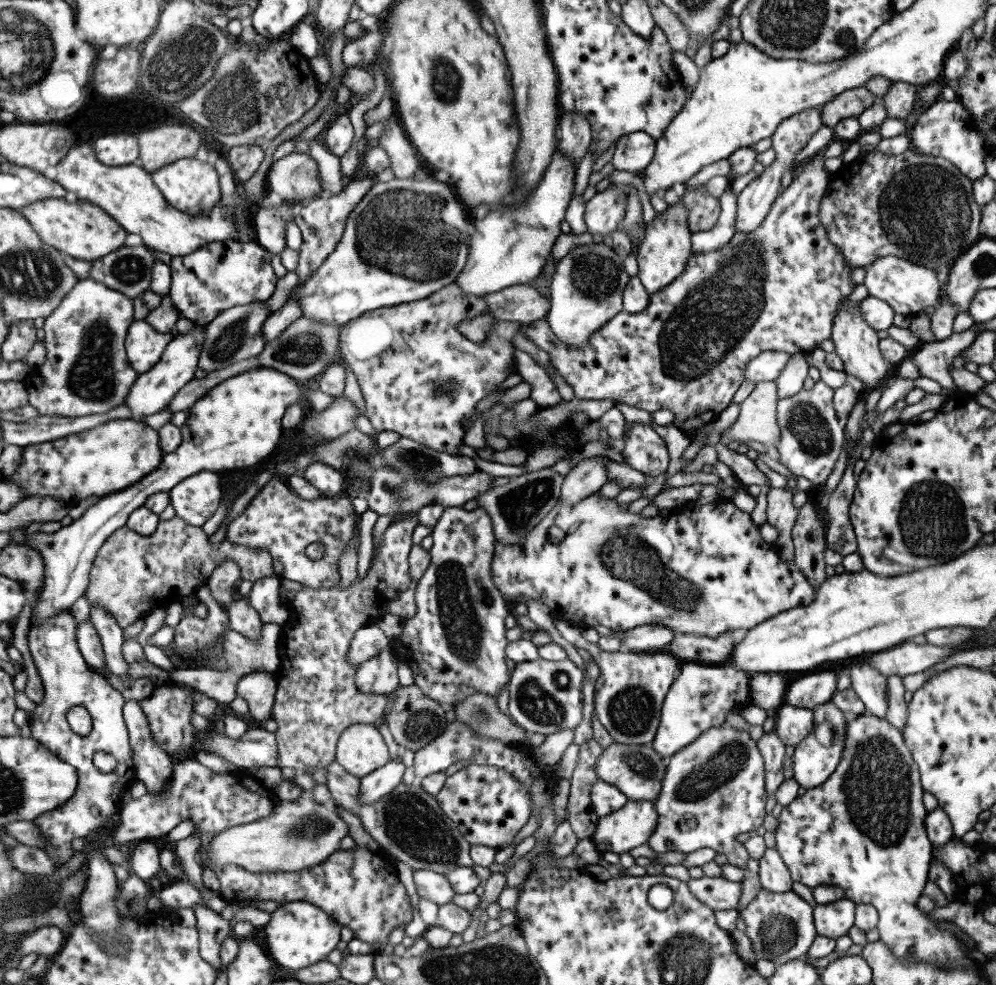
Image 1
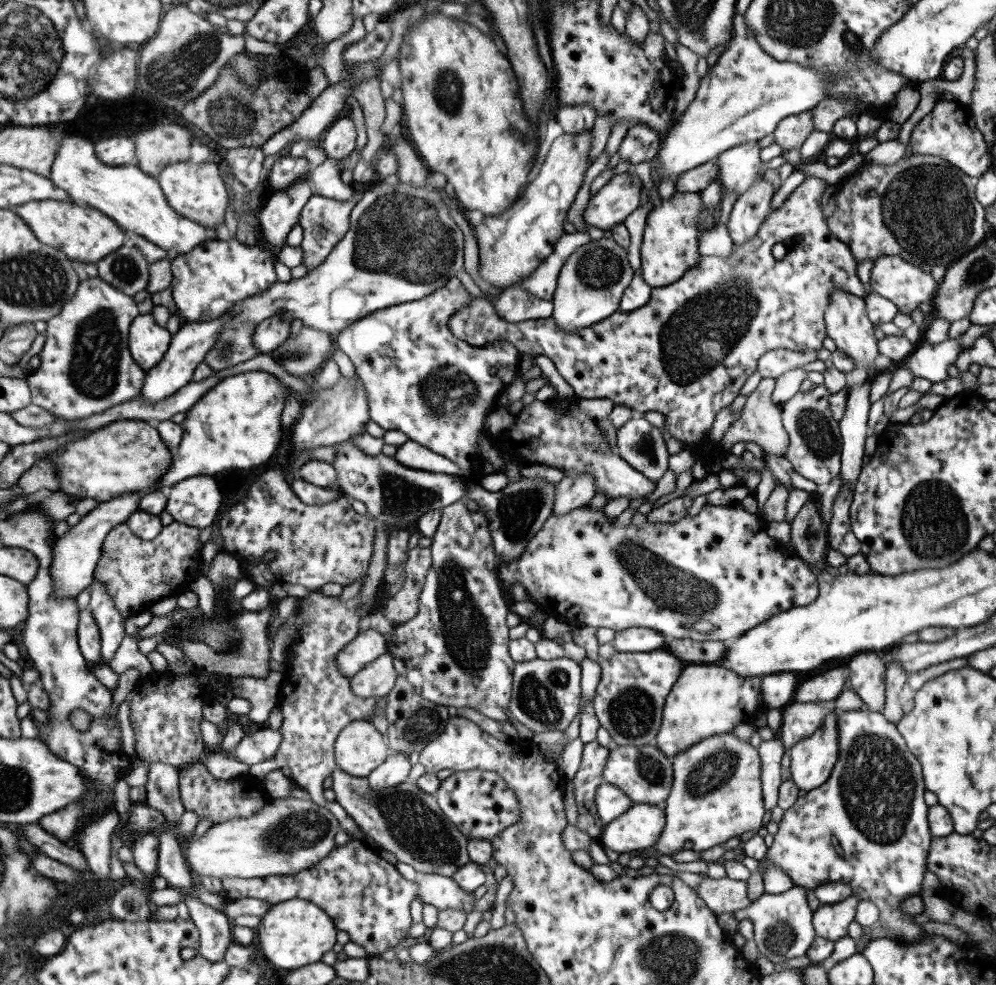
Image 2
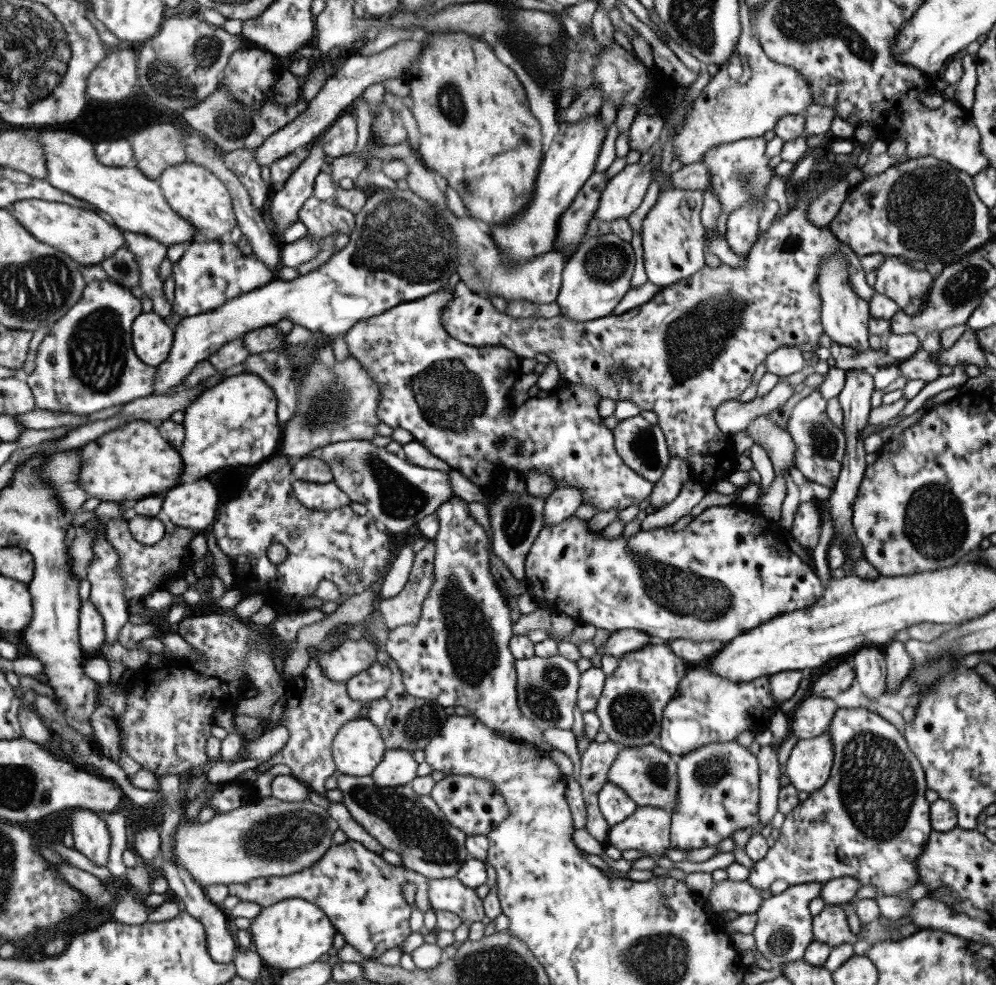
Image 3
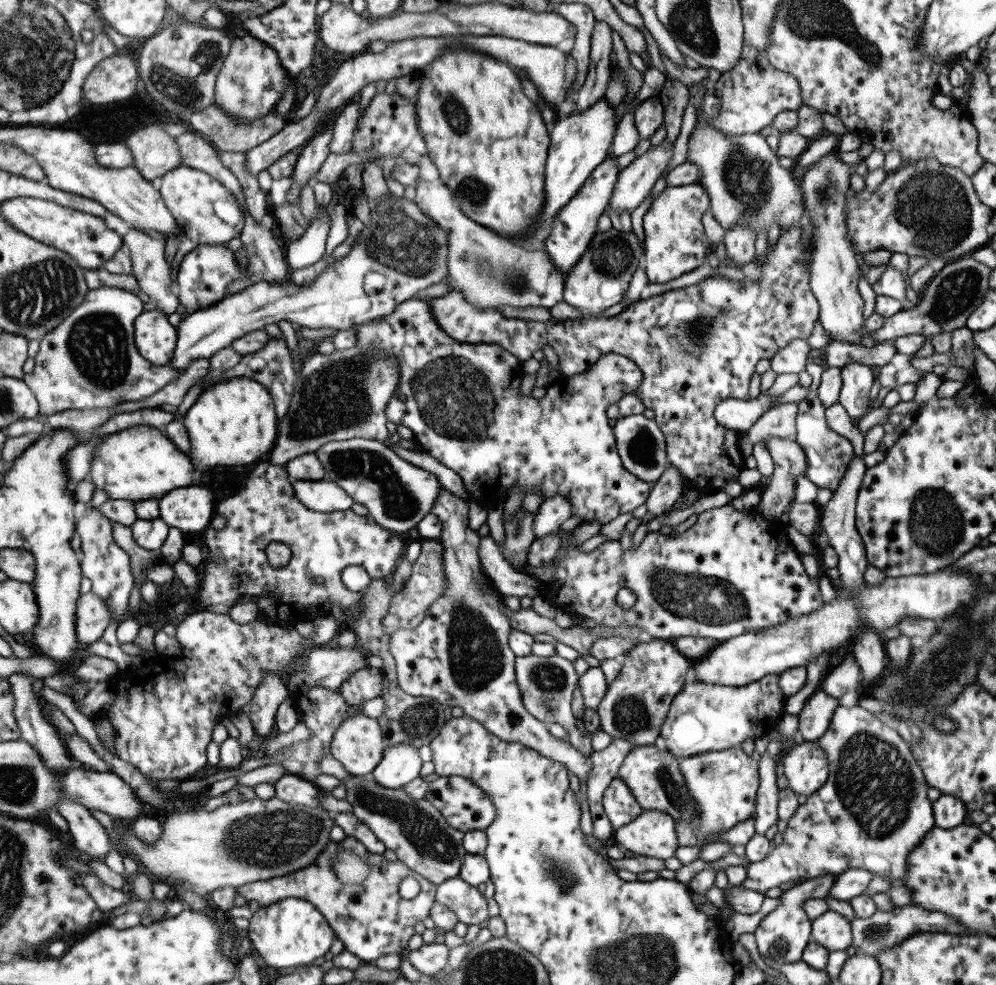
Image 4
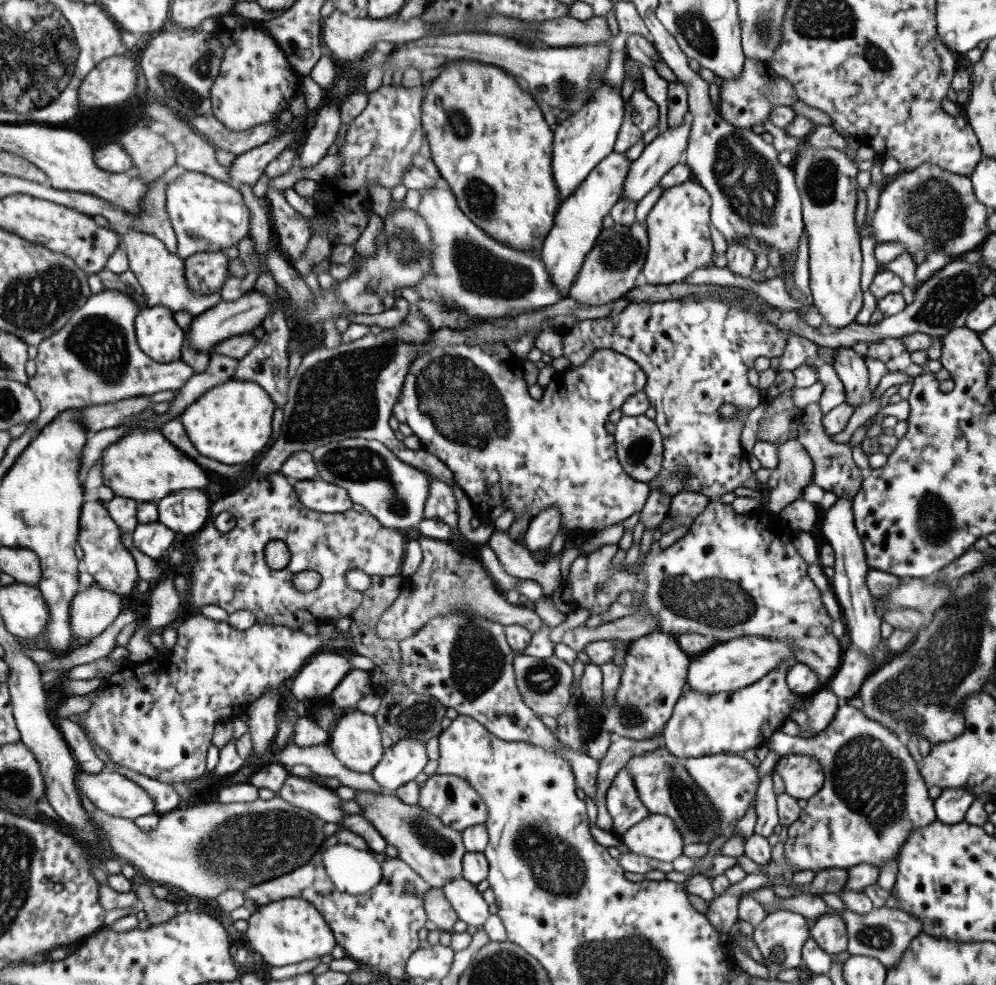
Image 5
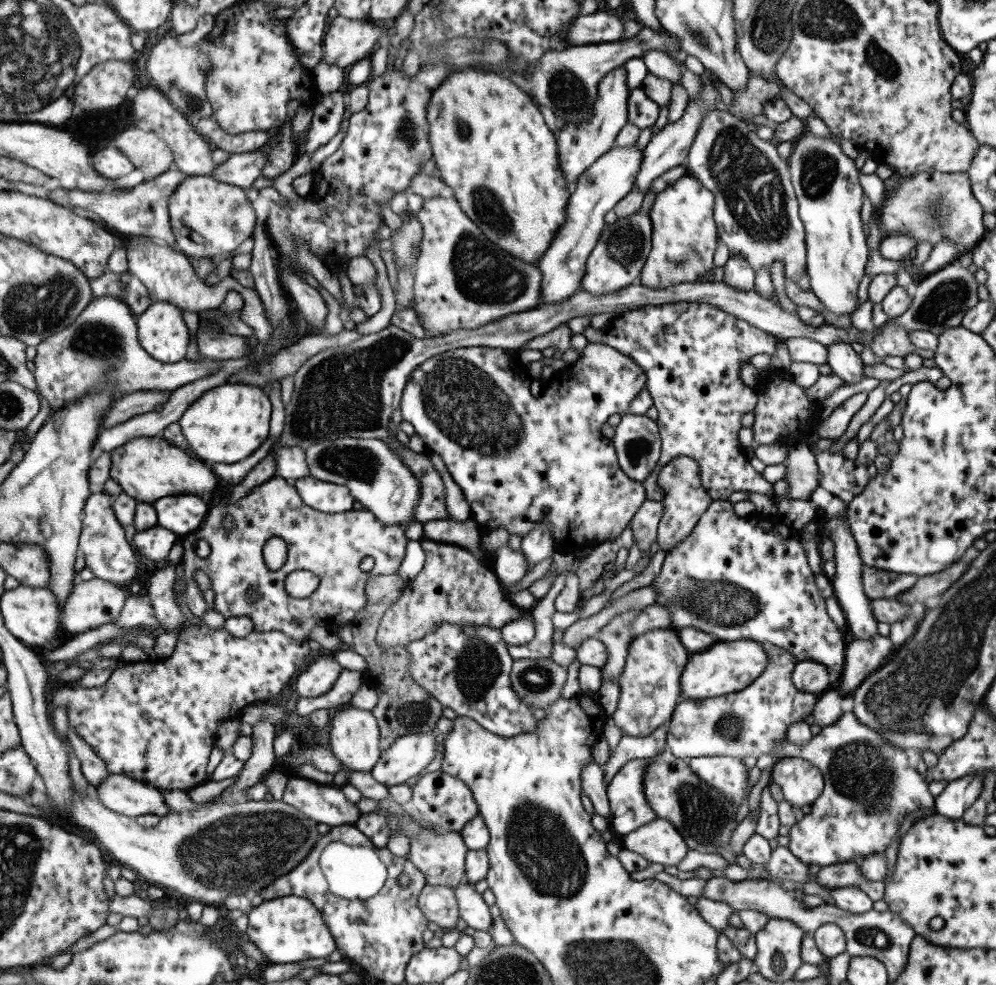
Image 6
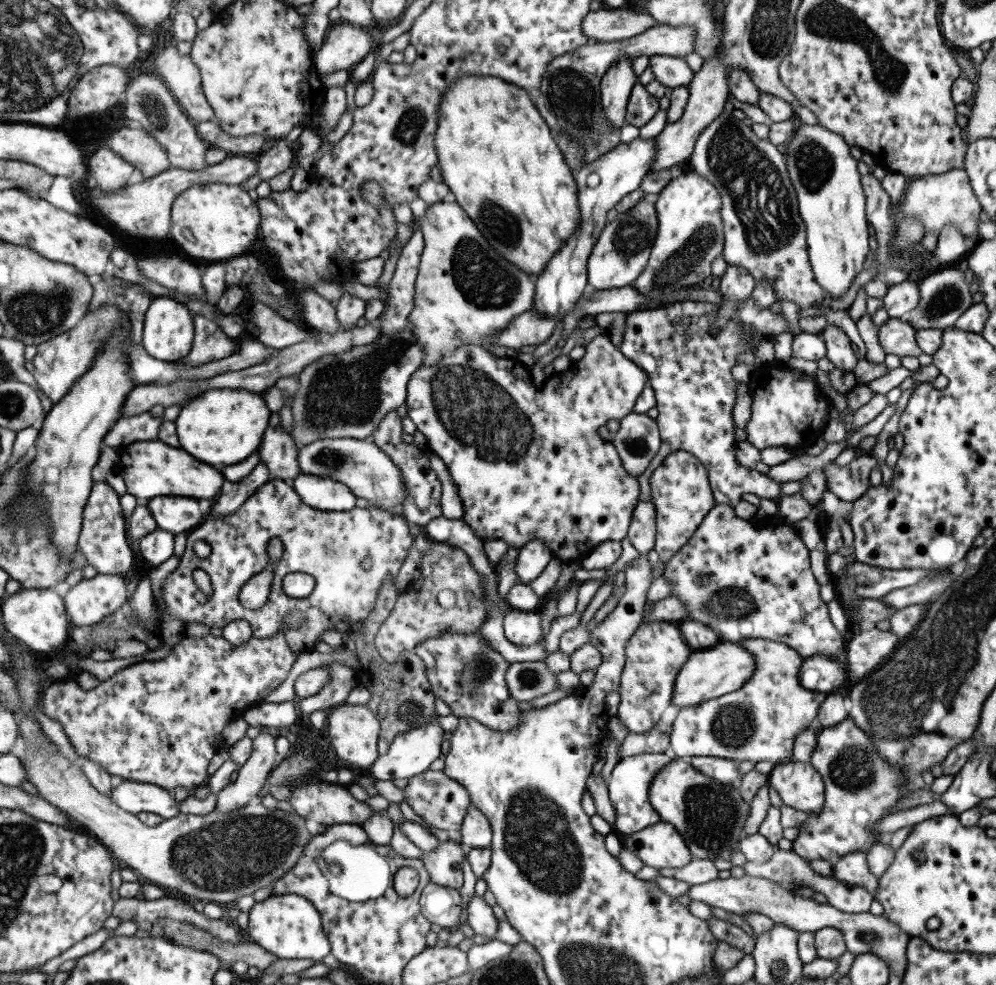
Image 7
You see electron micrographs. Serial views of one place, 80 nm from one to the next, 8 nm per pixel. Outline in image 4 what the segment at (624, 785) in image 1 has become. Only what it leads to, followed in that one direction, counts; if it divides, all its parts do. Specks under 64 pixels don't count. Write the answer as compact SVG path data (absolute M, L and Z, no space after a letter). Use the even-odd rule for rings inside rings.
M643 745L633 748L623 759L616 772L625 786L631 791L642 811L655 810L671 816L677 821L693 821L697 810L695 801L688 793L683 775L678 767L678 758L669 752L658 750L654 745Z

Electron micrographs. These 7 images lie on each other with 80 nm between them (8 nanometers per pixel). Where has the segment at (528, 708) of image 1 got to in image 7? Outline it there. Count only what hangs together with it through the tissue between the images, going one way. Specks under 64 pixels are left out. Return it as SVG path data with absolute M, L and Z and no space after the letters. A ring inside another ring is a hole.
M543 661L509 663L505 669L505 683L511 698L519 702L529 702L535 697L543 696L559 688L557 675L552 674Z

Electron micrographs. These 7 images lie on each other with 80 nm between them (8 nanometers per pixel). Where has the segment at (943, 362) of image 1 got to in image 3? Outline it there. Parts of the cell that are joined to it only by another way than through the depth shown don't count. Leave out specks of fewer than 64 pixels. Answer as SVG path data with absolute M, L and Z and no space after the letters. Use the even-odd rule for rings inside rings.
M939 346L936 352L918 352L907 359L900 360L897 366L900 375L906 380L919 379L925 383L935 380L940 375L939 366L943 365L938 362L938 354L943 350L945 349L941 349Z

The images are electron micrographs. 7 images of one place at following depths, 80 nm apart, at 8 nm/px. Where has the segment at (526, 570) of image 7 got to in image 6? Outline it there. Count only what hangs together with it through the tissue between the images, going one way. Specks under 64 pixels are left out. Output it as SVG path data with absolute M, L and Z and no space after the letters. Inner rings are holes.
M542 522L523 536L520 541L520 551L528 562L529 570L537 562L552 556L555 553L554 547L548 524L542 524Z

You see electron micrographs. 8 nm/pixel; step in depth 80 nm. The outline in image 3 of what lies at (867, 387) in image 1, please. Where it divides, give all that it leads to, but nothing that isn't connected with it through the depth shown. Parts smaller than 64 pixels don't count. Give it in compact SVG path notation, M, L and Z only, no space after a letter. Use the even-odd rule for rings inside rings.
M831 253L831 258L823 258L819 264L819 278L817 278L818 295L820 300L820 323L823 333L831 339L831 342L839 346L847 346L851 350L861 353L869 350L867 333L868 302L851 290L847 284L847 264L843 262L841 253Z

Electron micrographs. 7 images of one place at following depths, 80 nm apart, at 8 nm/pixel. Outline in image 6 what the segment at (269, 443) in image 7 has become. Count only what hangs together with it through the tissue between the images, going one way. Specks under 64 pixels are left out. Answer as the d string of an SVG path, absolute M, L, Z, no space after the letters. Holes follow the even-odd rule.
M277 440L273 450L277 454L277 477L299 481L309 476L306 450L304 448L283 446Z

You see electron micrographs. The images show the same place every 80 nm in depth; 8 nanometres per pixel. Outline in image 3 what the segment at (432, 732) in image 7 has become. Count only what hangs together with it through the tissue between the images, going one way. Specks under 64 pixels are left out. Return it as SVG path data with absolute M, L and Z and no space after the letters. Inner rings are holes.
M385 750L383 759L372 770L371 778L380 787L403 786L416 777L418 763L407 750Z

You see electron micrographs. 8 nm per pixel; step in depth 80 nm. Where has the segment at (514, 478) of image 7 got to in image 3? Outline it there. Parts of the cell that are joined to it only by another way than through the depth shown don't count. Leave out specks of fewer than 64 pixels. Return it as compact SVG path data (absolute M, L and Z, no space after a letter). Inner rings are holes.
M452 289L448 291L437 290L423 298L410 300L409 302L399 303L397 306L392 306L389 310L368 318L367 320L358 321L347 333L342 334L343 342L347 346L348 354L353 355L361 364L362 367L368 372L368 375L372 378L372 381L376 382L376 385L380 388L380 401L376 408L376 415L379 422L387 424L391 428L403 428L407 430L409 434L412 434L413 441L418 442L421 446L424 446L433 456L436 456L439 460L442 460L448 468L459 472L463 477L467 478L471 483L475 484L477 488L482 490L487 497L496 498L500 493L503 493L503 471L514 471L521 474L523 477L528 472L545 473L548 477L551 477L555 481L555 486L573 486L577 490L580 490L582 496L582 504L591 504L595 506L597 510L603 512L603 510L611 510L614 508L617 511L627 508L627 506L633 506L638 504L641 500L645 500L650 495L652 489L652 483L647 482L635 474L633 470L627 468L623 464L622 458L614 449L614 440L612 437L612 430L606 428L603 425L603 419L597 412L597 403L599 402L599 393L593 386L586 387L580 384L565 385L563 391L557 387L548 392L547 396L541 400L533 399L527 400L520 406L513 406L511 402L511 394L513 391L513 384L517 382L517 378L520 377L521 372L519 370L520 358L515 356L511 350L503 348L501 346L481 346L473 347L468 346L447 335L447 332L443 330L441 323L442 308L450 301L452 297ZM497 483L501 484L500 492L495 492L495 486Z

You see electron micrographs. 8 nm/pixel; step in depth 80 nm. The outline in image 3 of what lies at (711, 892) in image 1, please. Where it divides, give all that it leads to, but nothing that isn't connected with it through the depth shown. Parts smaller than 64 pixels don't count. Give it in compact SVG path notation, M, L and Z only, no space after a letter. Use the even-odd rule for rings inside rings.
M725 879L723 882L709 883L705 901L709 908L720 914L723 910L733 910L740 914L755 913L762 898L746 880Z

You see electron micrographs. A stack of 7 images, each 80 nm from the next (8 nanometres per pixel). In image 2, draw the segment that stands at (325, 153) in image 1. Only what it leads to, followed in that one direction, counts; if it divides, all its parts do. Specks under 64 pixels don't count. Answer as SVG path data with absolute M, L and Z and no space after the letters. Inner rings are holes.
M326 156L326 159L310 172L308 179L312 193L329 199L349 200L353 197L354 189L339 179L340 172L335 165L336 161L337 159Z

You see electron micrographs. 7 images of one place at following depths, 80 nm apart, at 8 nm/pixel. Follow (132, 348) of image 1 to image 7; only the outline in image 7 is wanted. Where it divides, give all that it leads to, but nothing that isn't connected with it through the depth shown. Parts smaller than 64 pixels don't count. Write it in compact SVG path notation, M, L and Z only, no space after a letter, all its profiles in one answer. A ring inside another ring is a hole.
M168 296L153 298L145 319L143 336L145 351L155 358L173 363L189 356L194 347L196 335L194 317L195 315L187 308L185 303Z

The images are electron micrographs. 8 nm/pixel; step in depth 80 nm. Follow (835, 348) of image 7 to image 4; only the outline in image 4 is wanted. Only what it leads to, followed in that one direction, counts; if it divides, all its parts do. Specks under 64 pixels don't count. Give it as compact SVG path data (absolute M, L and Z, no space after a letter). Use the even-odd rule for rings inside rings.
M851 361L840 368L840 377L842 385L838 403L845 409L847 416L857 420L866 414L873 373L870 367Z

